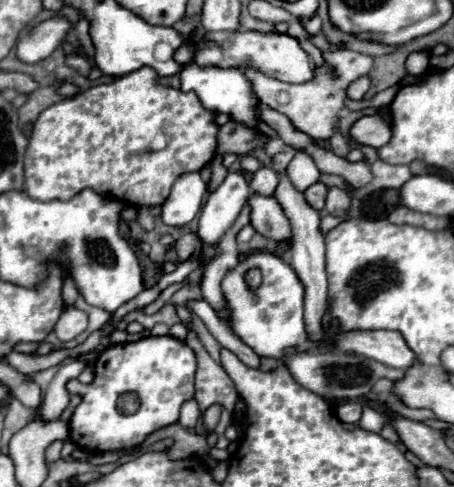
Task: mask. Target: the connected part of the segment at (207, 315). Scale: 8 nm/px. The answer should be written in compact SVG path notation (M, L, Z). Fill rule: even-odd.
M204 300L192 302L192 304L190 304L190 310L204 320L206 328L212 332L212 336L214 336L224 348L232 350L246 366L250 366L250 368L260 368L260 356L256 356L256 352L252 352L252 348L248 348L248 346L228 328L228 324L216 316L216 312L214 312Z

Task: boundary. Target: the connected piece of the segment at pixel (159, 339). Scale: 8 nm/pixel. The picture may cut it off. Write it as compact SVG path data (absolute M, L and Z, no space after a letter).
M148 336L138 342L106 346L94 362L94 380L90 384L82 384L80 380L68 382L68 392L82 398L70 420L70 440L86 452L106 452L138 446L154 430L178 422L180 406L194 396L194 372L196 356L192 348L172 336Z

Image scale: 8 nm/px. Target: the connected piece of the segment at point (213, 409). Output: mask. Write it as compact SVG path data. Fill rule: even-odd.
M212 404L212 406L202 414L202 422L204 422L204 428L206 428L208 432L212 432L214 426L218 424L220 412L222 412L222 406L220 406L220 404Z

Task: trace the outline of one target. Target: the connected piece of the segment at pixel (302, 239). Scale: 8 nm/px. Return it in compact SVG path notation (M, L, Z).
M286 174L280 176L278 188L274 192L274 198L284 210L284 216L288 216L292 224L292 240L290 240L290 264L296 270L300 282L304 284L304 322L306 332L312 342L324 340L324 314L328 306L328 280L326 280L326 248L324 248L324 234L320 230L320 214L308 206L304 200L304 194L292 186Z

